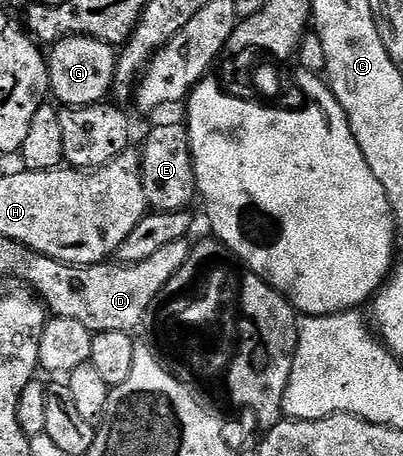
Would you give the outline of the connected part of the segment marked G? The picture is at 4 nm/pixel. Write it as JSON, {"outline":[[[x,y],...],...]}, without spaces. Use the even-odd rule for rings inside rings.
{"outline":[[[71,36],[57,41],[46,57],[51,96],[64,107],[101,104],[116,82],[117,56],[117,50],[102,39]]]}

